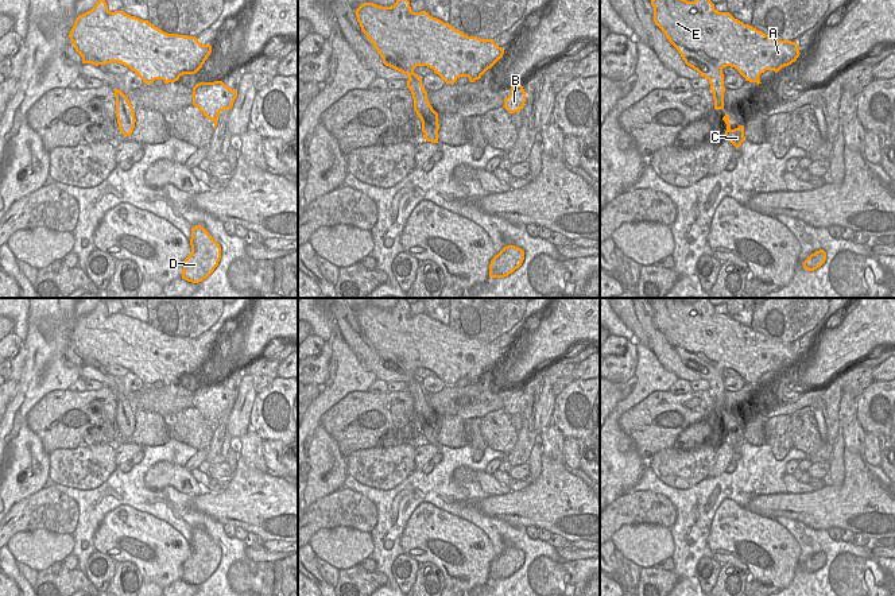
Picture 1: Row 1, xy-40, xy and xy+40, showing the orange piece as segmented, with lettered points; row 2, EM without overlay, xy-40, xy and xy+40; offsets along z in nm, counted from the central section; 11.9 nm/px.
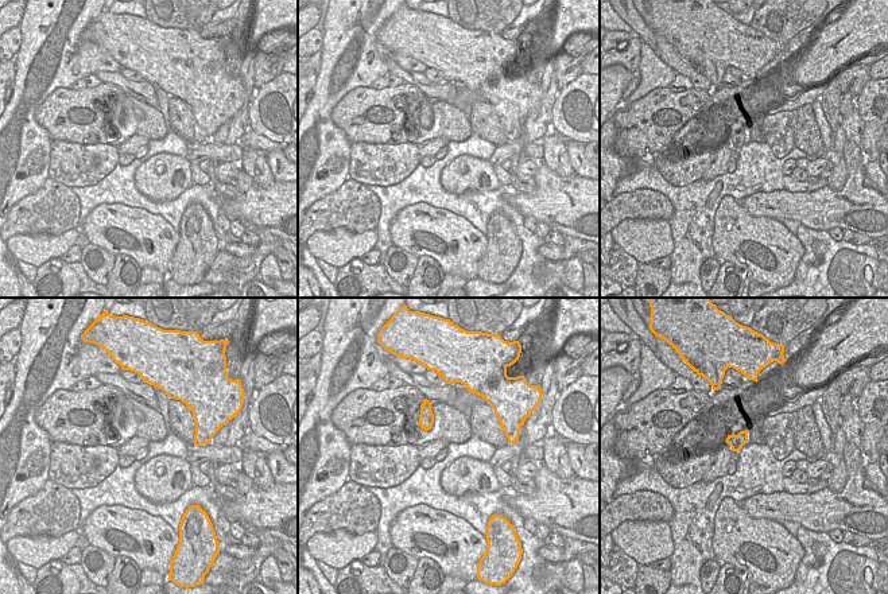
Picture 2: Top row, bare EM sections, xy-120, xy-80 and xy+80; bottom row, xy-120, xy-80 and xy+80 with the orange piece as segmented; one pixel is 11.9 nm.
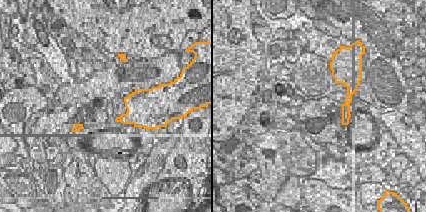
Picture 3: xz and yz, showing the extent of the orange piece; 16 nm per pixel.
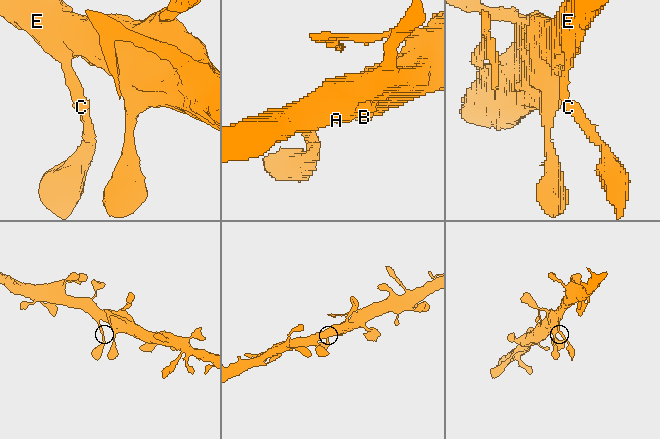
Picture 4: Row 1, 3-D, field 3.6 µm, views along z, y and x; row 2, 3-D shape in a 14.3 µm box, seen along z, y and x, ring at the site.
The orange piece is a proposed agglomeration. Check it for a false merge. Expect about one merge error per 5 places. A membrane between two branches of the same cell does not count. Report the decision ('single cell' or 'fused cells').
single cell

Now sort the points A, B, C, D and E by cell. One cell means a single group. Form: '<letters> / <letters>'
A B C D E

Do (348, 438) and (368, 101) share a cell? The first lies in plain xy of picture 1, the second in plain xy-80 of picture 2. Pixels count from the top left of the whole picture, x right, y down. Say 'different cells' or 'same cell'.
same cell

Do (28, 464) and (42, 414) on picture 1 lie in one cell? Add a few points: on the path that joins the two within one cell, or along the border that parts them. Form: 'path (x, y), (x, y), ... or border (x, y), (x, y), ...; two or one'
border (37, 403), (27, 414), (27, 426), (49, 453); two

